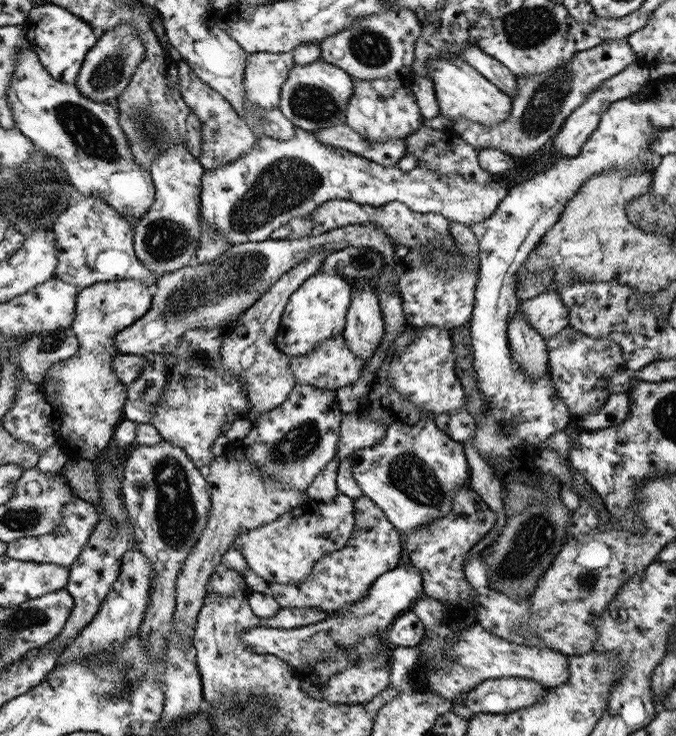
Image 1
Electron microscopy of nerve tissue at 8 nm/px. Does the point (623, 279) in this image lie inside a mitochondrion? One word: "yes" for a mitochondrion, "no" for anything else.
no

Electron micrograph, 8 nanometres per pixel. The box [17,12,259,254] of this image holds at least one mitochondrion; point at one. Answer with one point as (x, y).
(89, 133)

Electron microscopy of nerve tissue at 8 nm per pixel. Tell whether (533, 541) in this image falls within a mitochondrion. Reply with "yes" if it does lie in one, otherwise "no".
yes

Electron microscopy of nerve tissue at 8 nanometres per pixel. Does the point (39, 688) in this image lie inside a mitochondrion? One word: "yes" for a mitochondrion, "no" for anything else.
no

